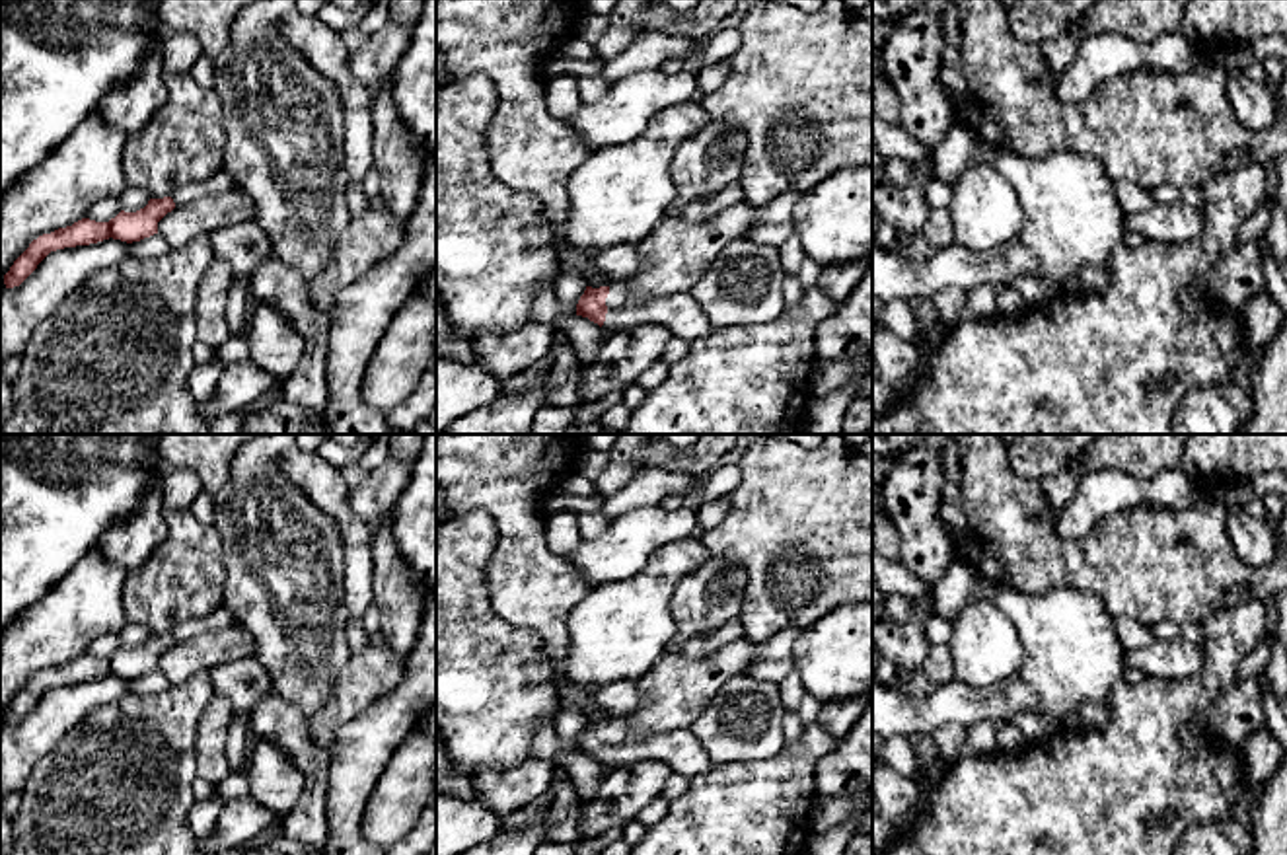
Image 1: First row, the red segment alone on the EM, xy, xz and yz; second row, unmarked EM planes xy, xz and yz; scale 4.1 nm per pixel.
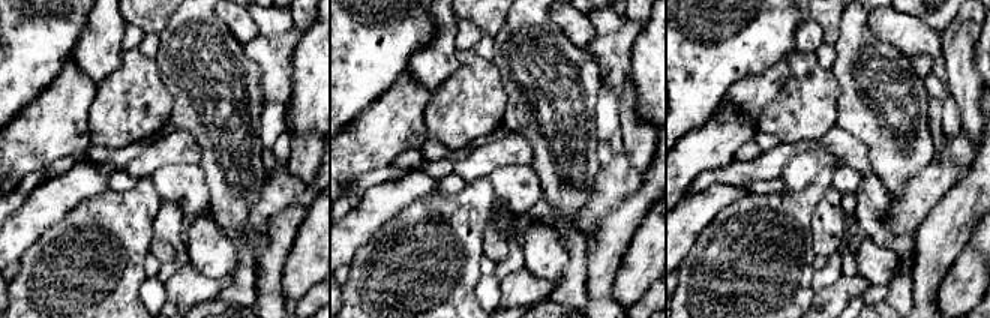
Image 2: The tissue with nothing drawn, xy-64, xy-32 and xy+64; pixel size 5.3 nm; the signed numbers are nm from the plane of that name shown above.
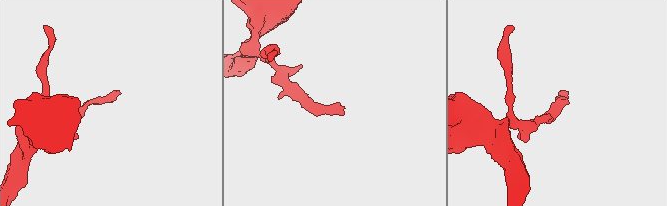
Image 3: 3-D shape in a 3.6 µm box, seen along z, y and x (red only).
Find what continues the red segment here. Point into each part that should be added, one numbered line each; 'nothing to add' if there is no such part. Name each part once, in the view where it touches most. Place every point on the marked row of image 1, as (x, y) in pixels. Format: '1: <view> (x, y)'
1: xz (678, 312)

